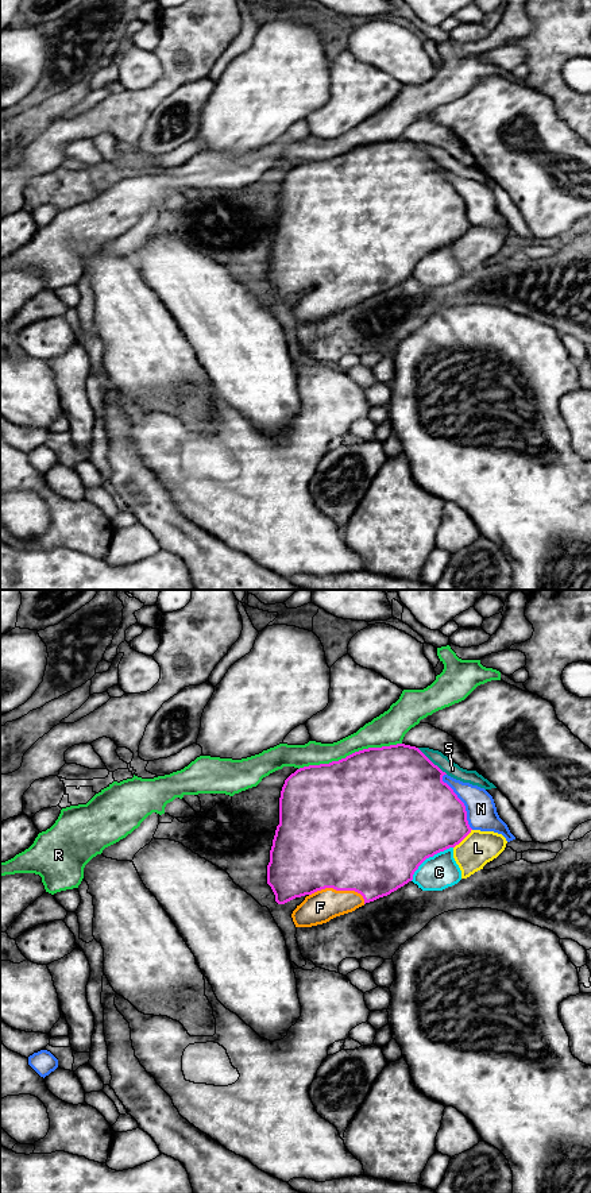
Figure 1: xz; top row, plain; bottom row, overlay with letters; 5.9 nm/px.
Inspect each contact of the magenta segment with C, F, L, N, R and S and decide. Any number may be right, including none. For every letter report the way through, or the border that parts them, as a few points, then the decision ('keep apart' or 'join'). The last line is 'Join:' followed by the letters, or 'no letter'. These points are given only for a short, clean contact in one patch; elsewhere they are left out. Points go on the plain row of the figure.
C: keep apart
F: join
L: keep apart
N: keep apart
R: keep apart
S: keep apart
Join: F

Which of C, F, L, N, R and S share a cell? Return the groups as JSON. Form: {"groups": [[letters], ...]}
{"groups": [["C"], ["F"], ["L"], ["N"], ["R"], ["S"]]}

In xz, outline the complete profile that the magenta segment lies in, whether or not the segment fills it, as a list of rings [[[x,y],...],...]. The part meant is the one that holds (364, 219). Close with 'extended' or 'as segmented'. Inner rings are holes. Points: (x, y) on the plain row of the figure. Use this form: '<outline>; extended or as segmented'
[[[397,139],[363,144],[329,159],[304,162],[285,175],[267,279],[278,300],[305,293],[291,309],[296,323],[327,318],[390,290],[412,277],[426,254],[455,243],[471,228],[466,201],[443,177],[444,170],[418,143]]]; extended

